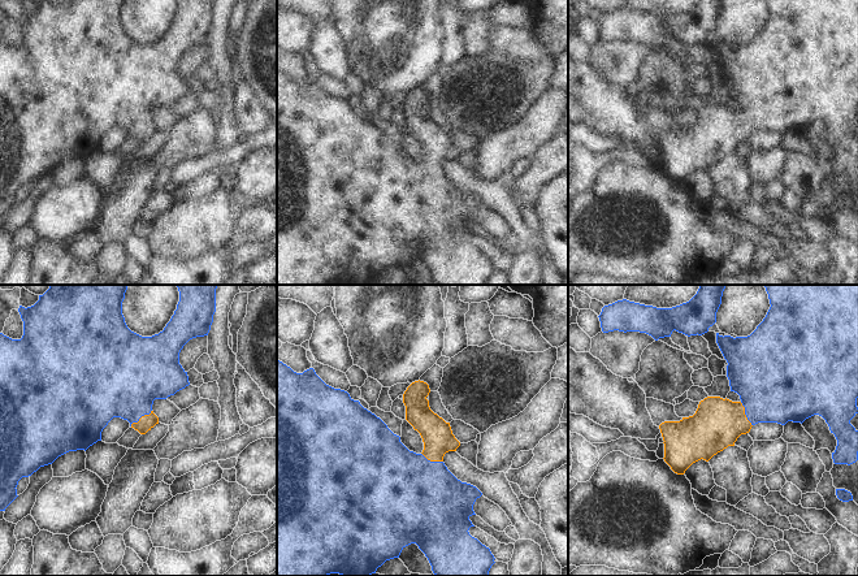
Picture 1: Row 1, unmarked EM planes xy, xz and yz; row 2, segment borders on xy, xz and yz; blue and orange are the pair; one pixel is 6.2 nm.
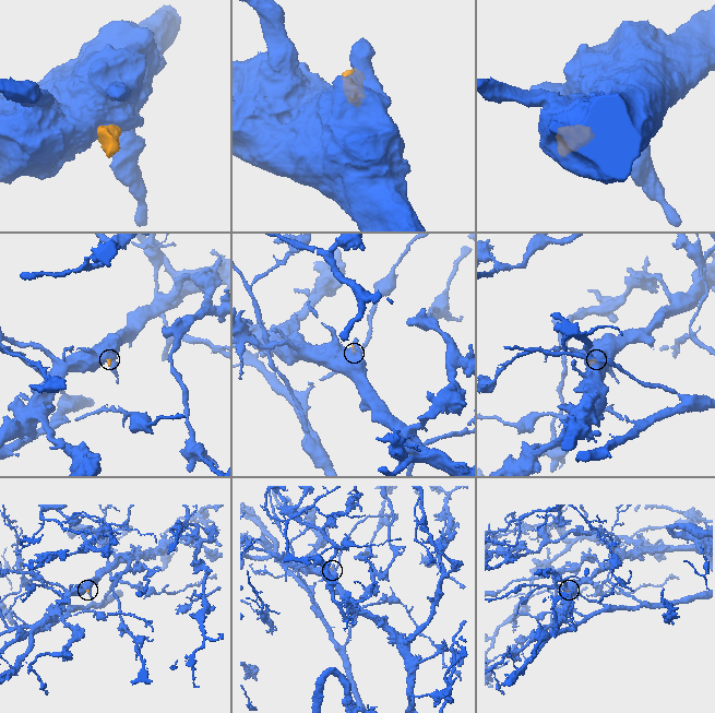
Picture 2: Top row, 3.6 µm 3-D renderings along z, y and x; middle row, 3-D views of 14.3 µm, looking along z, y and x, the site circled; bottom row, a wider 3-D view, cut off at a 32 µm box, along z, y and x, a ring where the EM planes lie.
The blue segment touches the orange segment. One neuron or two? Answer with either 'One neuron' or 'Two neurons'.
One neuron

